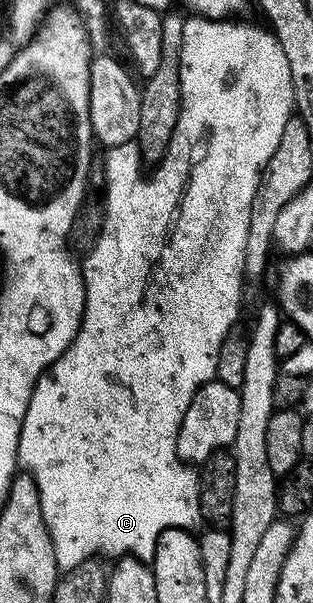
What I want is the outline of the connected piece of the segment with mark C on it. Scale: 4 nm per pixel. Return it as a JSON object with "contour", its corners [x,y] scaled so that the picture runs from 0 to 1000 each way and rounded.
{"contour":[[[639,27],[594,28],[585,40],[585,80],[578,81],[578,184],[572,186],[572,199],[559,219],[546,226],[540,242],[527,247],[527,257],[518,259],[511,269],[486,277],[489,290],[473,295],[450,284],[457,277],[457,264],[450,247],[438,244],[435,234],[396,235],[377,242],[351,242],[332,250],[335,254],[335,370],[323,375],[323,390],[310,395],[310,403],[297,408],[297,416],[275,425],[272,434],[265,428],[265,453],[272,458],[272,516],[265,517],[265,531],[252,551],[240,557],[240,564],[220,574],[217,580],[201,584],[201,590],[188,590],[188,597],[153,602],[141,620],[121,627],[99,663],[86,670],[86,683],[73,690],[73,703],[61,716],[61,743],[54,745],[54,771],[70,781],[99,788],[105,799],[118,804],[125,816],[125,836],[137,849],[137,862],[150,882],[163,889],[163,902],[176,909],[176,929],[182,930],[185,947],[204,949],[240,942],[240,935],[252,935],[265,929],[300,922],[335,922],[323,919],[361,919],[358,922],[422,922],[444,927],[447,932],[476,935],[489,930],[489,917],[502,907],[508,889],[527,879],[546,876],[572,876],[575,879],[604,879],[617,876],[626,866],[645,864],[642,837],[636,836],[636,786],[613,771],[594,769],[565,758],[565,718],[578,708],[585,690],[597,683],[597,677],[610,670],[610,663],[623,657],[629,645],[655,633],[684,632],[693,619],[693,599],[700,597],[700,577],[712,570],[712,557],[725,557],[725,551],[741,541],[760,539],[764,527],[757,519],[770,514],[770,461],[783,454],[783,413],[789,411],[789,378],[802,378],[802,338],[815,332],[815,318],[821,308],[834,302],[834,289],[847,282],[853,265],[866,265],[866,257],[879,254],[879,244],[891,239],[891,231],[904,226],[904,212],[917,212],[917,199],[939,194],[942,177],[936,172],[936,141],[930,139],[930,113],[917,113],[917,93],[904,93],[904,80],[891,80],[882,60],[856,48],[831,50],[821,43],[792,43],[783,36],[757,36],[770,33],[709,33],[700,30],[645,30]]]}

